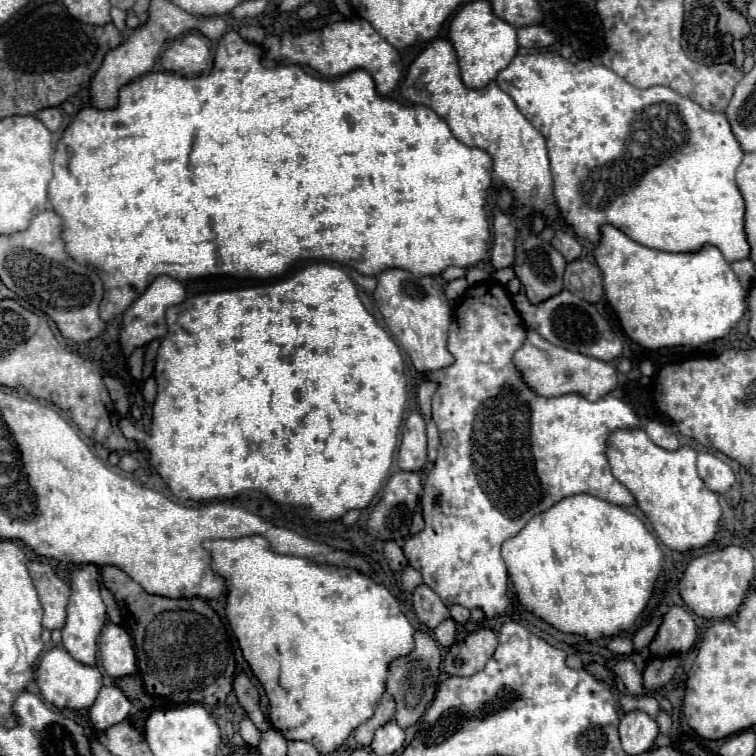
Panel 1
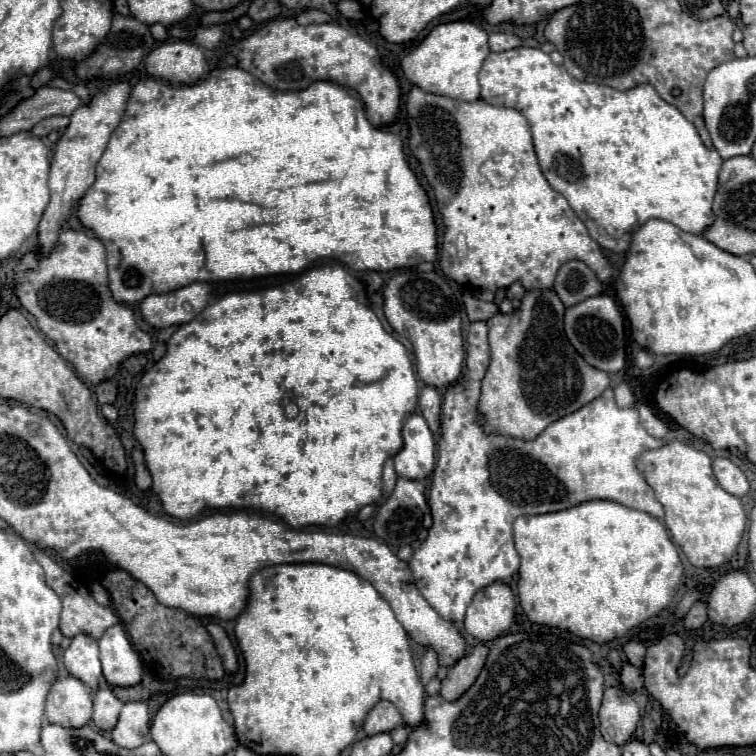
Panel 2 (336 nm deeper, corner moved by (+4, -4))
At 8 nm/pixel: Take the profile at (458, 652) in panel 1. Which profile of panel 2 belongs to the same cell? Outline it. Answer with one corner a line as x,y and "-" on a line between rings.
476,644
470,654
466,654
462,660
456,662
456,666
452,666
448,670
448,676
442,680
442,690
440,696
448,702
458,700
478,678
484,662
488,656
488,648
484,644

